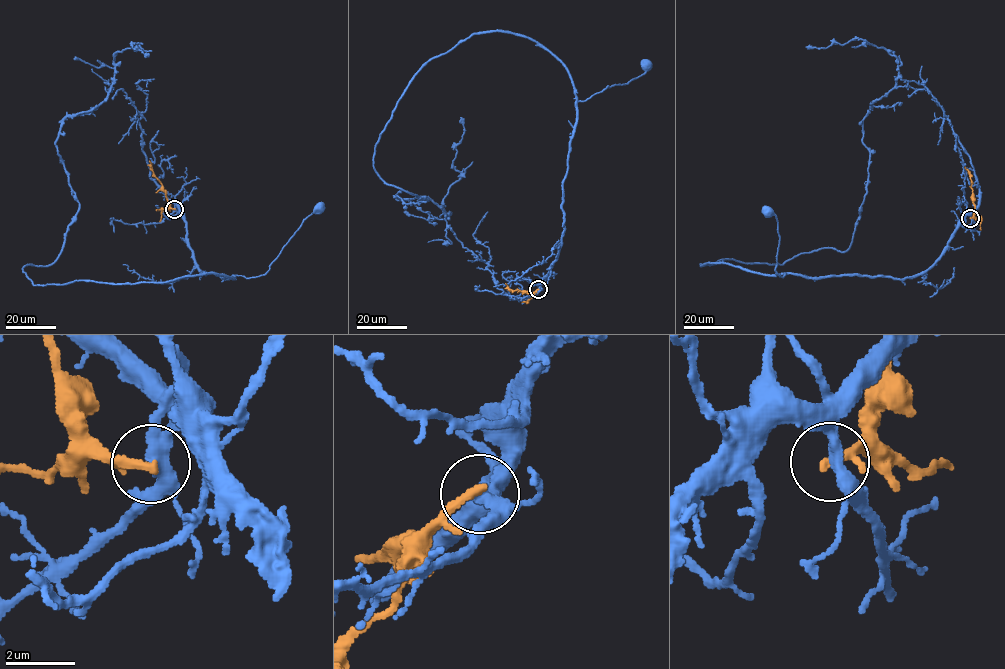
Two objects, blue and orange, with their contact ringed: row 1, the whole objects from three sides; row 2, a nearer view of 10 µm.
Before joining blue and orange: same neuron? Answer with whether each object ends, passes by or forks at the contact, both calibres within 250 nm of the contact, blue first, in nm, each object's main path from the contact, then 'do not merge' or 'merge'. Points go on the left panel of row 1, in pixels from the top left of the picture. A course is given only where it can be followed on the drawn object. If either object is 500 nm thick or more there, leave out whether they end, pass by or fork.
blue forks there; orange ends there; 320 nm thick on the blue side, 260 nm on the other; blue runs (174, 208), (177, 206), (183, 213), (187, 246), (202, 274), (228, 278), (264, 274), (305, 219), (319, 209); orange runs (174, 208), (169, 205), (149, 161); do not merge

